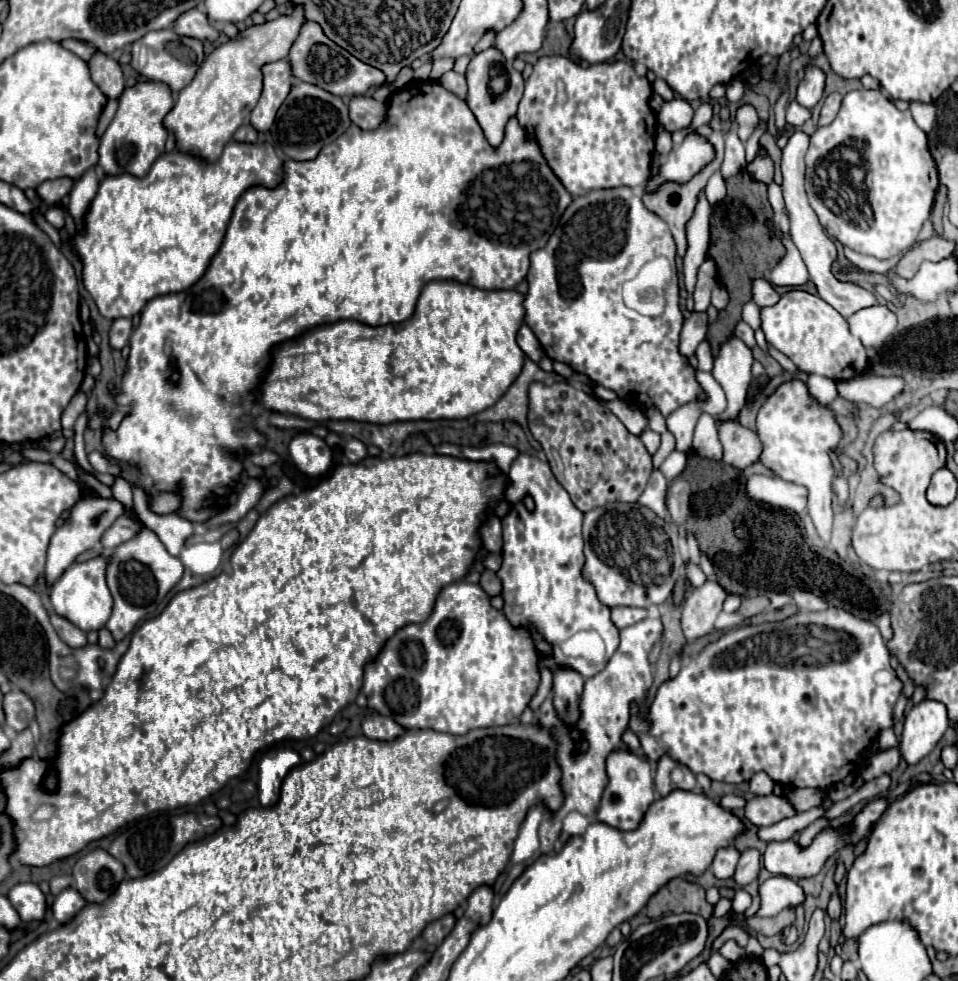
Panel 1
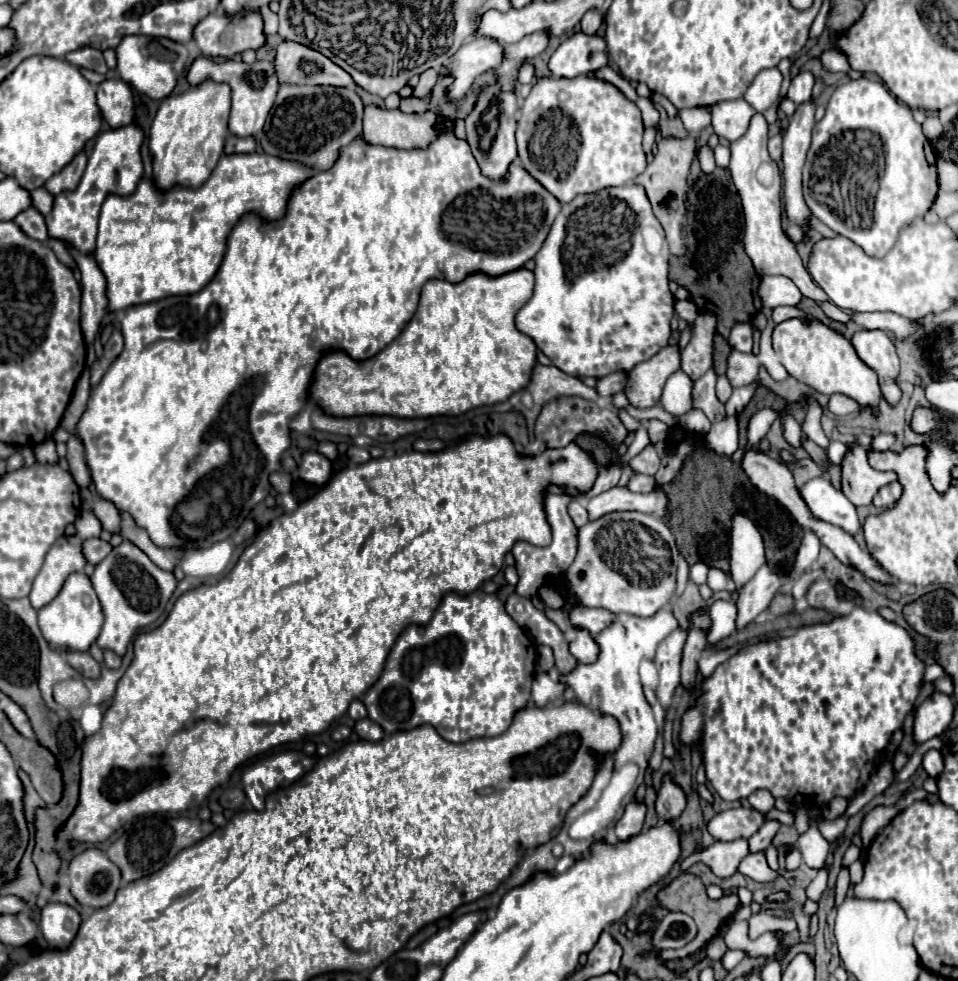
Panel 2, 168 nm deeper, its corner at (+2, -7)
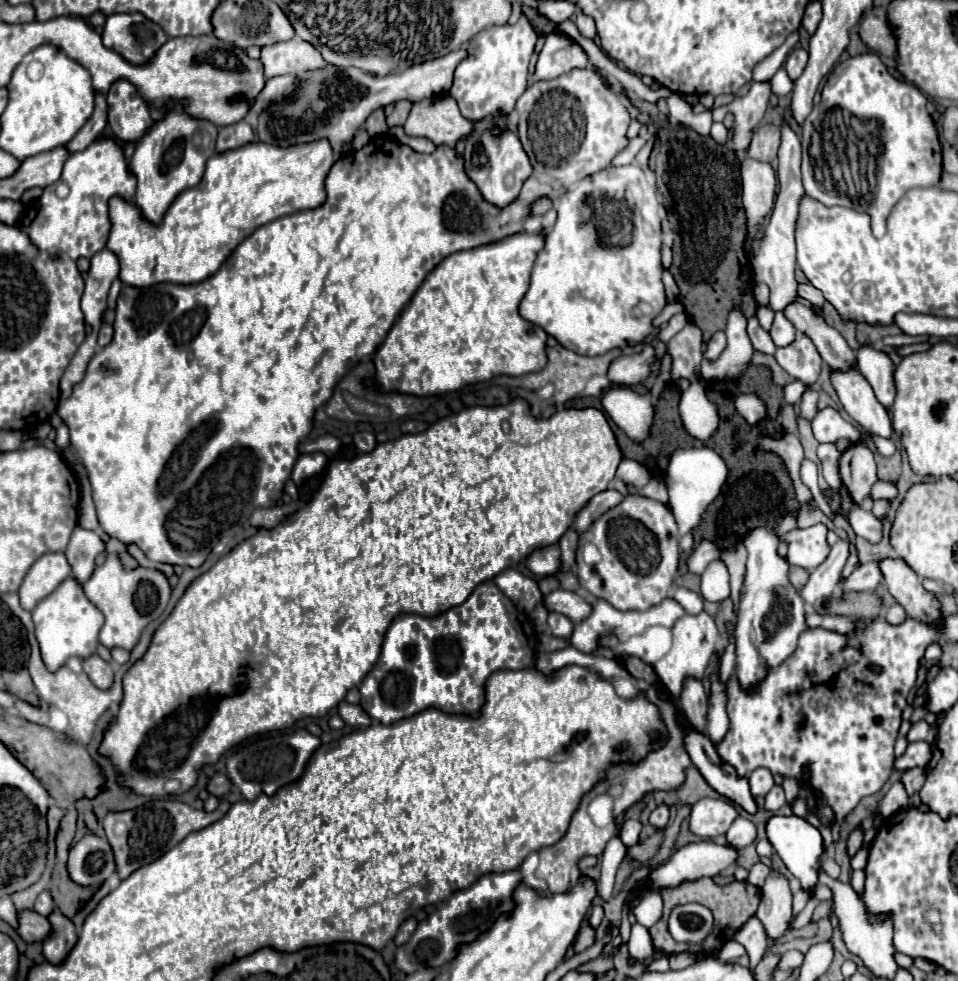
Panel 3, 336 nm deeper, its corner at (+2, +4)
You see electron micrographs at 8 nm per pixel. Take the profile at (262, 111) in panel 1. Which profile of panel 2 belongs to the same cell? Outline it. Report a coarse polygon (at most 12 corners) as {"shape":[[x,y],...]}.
{"shape":[[208,57],[190,65],[188,81],[232,87],[230,133],[262,131],[280,85],[272,61]]}

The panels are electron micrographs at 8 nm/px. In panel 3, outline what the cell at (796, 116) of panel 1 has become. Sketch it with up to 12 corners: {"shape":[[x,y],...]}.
{"shape":[[784,68],[772,76],[772,92],[786,96],[794,88]]}

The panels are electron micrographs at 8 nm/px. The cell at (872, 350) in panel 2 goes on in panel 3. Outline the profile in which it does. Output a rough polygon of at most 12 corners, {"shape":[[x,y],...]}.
{"shape":[[872,346],[856,352],[858,370],[890,410],[892,360]]}

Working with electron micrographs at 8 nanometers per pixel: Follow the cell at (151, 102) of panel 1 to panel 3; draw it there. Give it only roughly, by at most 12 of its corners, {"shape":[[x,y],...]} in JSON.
{"shape":[[122,148],[74,152],[20,228],[42,254],[92,258],[110,234],[108,200],[134,202]]}

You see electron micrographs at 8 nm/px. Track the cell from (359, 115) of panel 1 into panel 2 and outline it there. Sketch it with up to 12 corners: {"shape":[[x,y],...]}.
{"shape":[[366,105],[366,143],[426,147],[436,115]]}

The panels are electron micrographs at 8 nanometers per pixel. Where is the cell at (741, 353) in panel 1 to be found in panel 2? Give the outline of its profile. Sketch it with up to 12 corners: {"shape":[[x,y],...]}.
{"shape":[[738,421],[712,423],[704,441],[730,457],[738,449]]}

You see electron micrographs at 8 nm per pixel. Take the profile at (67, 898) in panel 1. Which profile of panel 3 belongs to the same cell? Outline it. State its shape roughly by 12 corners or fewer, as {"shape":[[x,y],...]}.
{"shape":[[60,912],[50,916],[52,934],[42,954],[50,964],[62,964],[74,948],[74,924]]}

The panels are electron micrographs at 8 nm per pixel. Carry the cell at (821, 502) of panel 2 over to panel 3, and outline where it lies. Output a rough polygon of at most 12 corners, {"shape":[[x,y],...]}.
{"shape":[[840,496],[852,530],[870,544],[882,540],[882,522]]}

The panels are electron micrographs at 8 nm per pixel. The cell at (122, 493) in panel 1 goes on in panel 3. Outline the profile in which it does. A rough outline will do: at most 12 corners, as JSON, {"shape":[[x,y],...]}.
{"shape":[[116,554],[84,594],[106,618],[100,644],[132,650],[164,612],[170,584]]}

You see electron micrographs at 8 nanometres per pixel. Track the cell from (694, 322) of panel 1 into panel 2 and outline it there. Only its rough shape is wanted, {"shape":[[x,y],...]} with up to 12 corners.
{"shape":[[664,347],[638,363],[626,397],[638,409],[658,405],[666,379],[680,369],[680,349]]}

